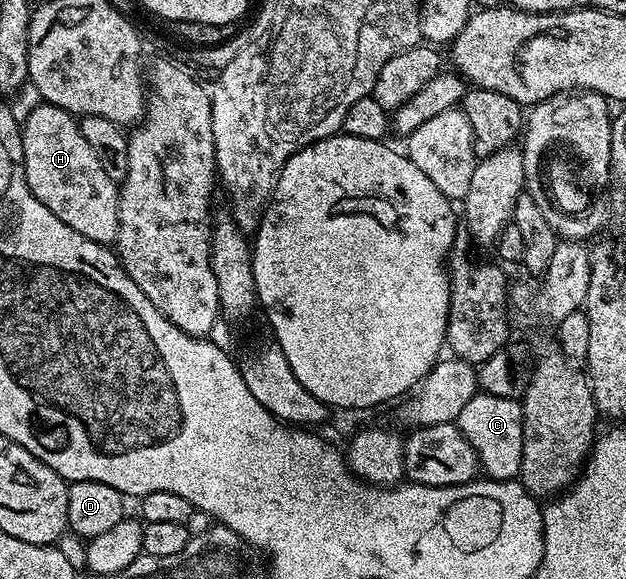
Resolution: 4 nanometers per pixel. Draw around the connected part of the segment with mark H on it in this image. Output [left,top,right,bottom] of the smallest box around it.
[21,103,119,246]

